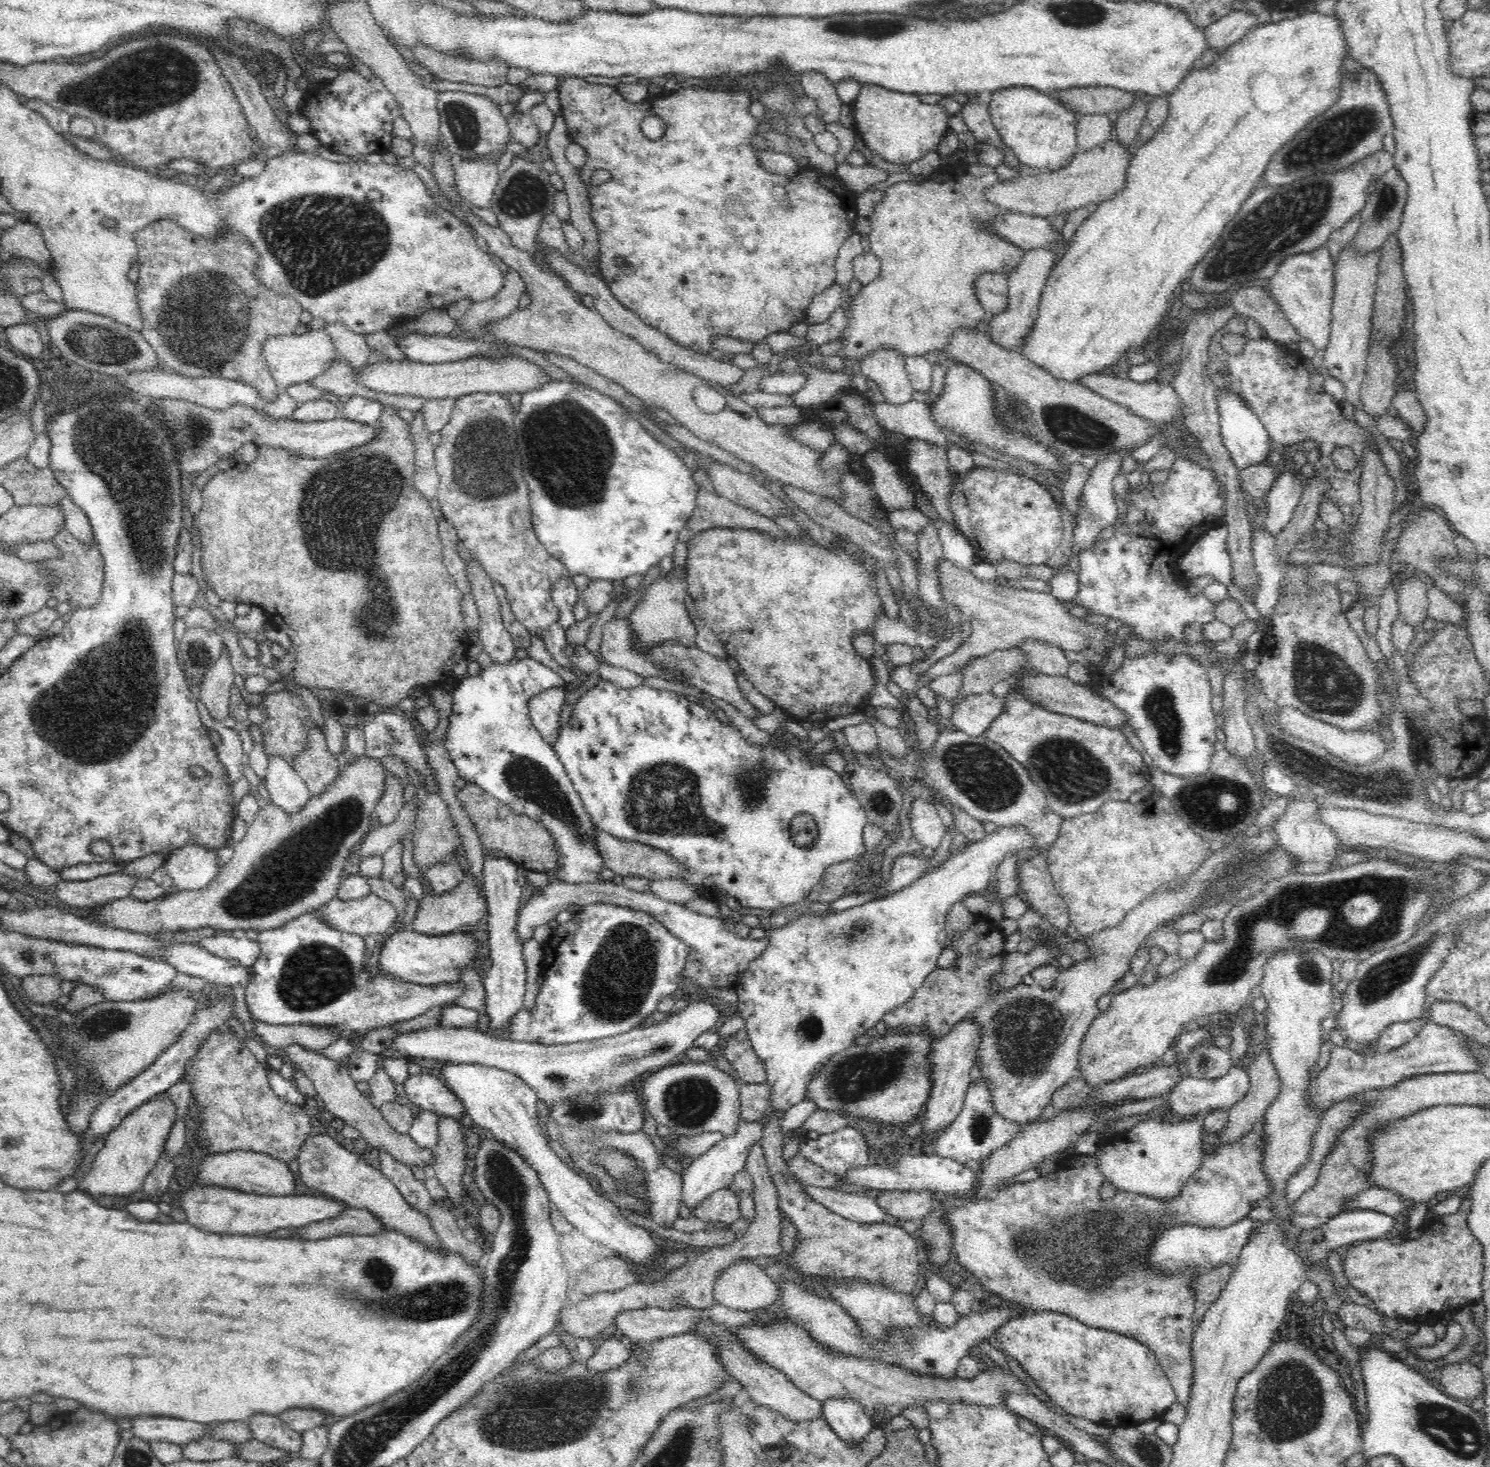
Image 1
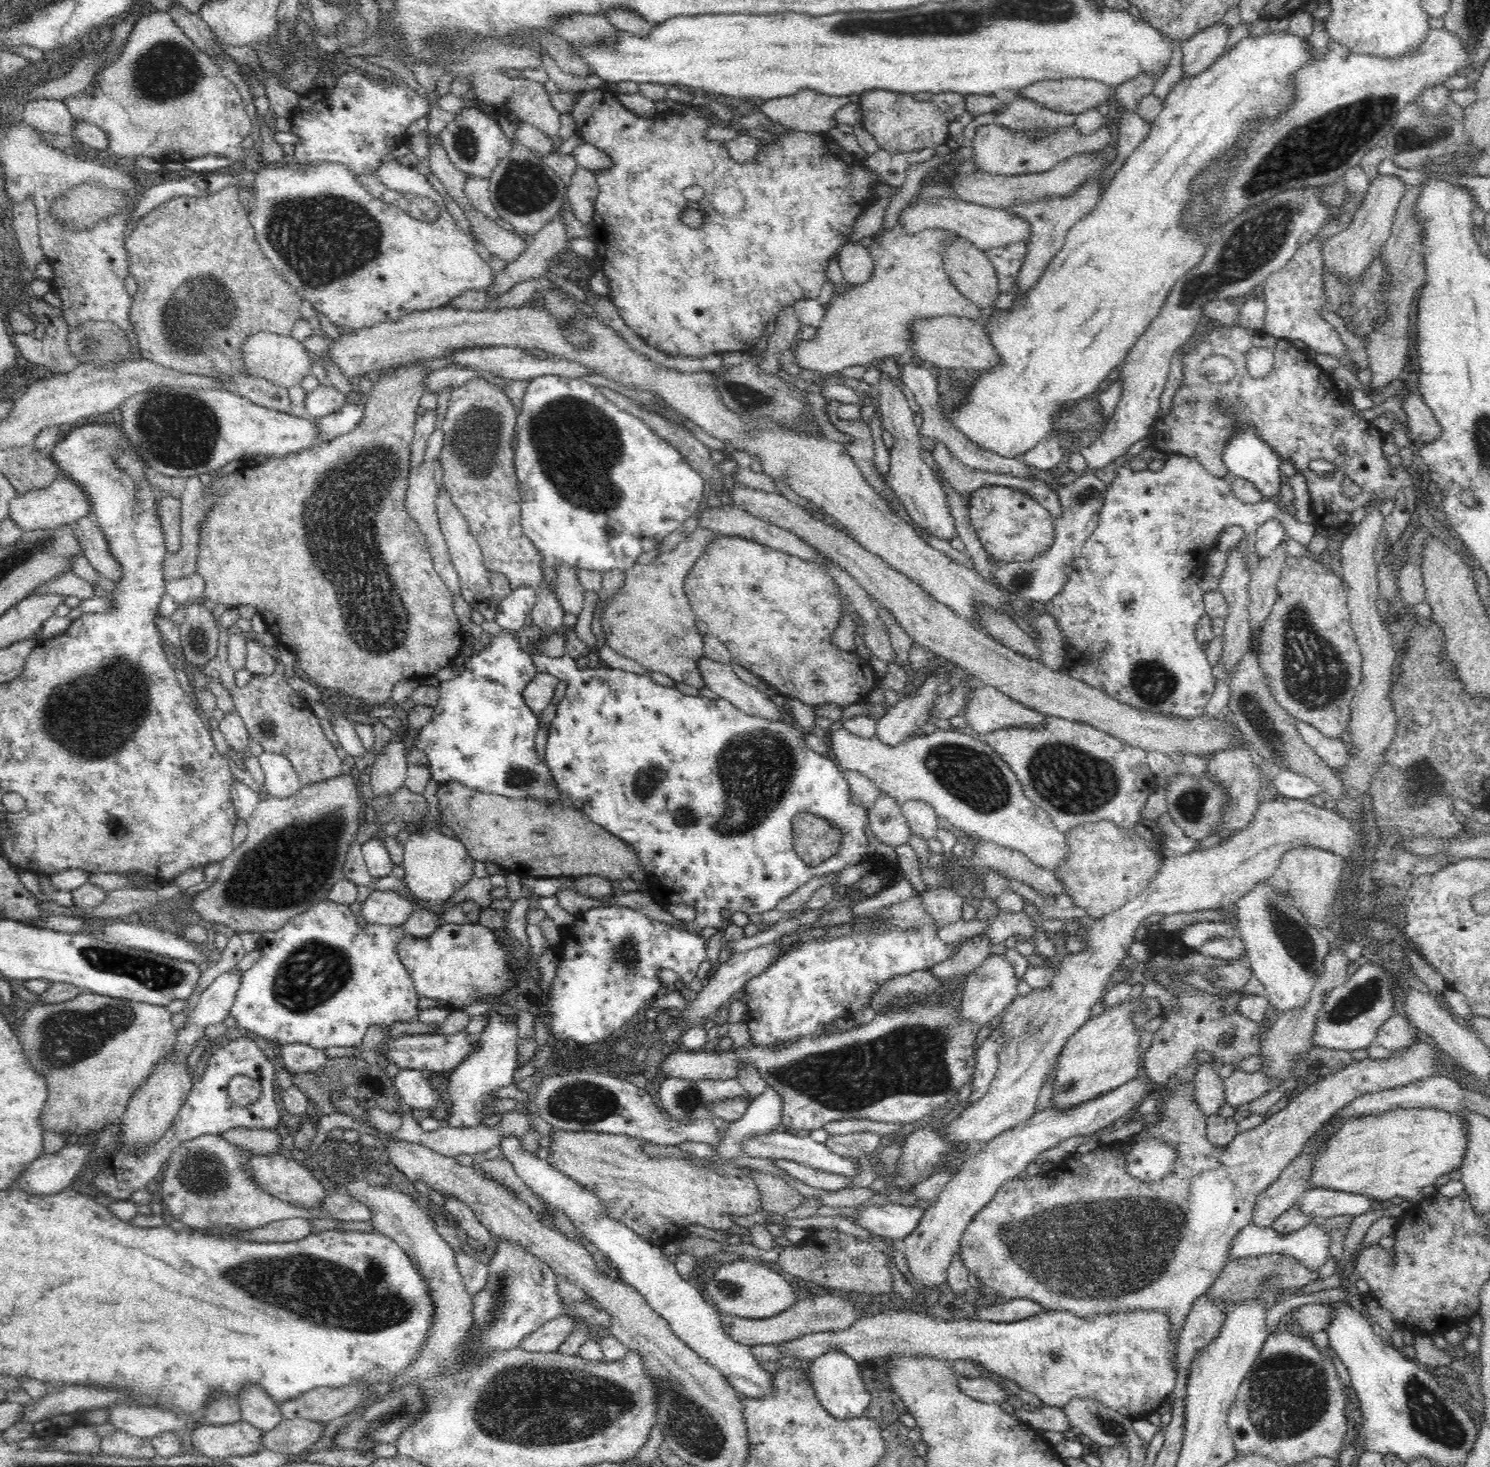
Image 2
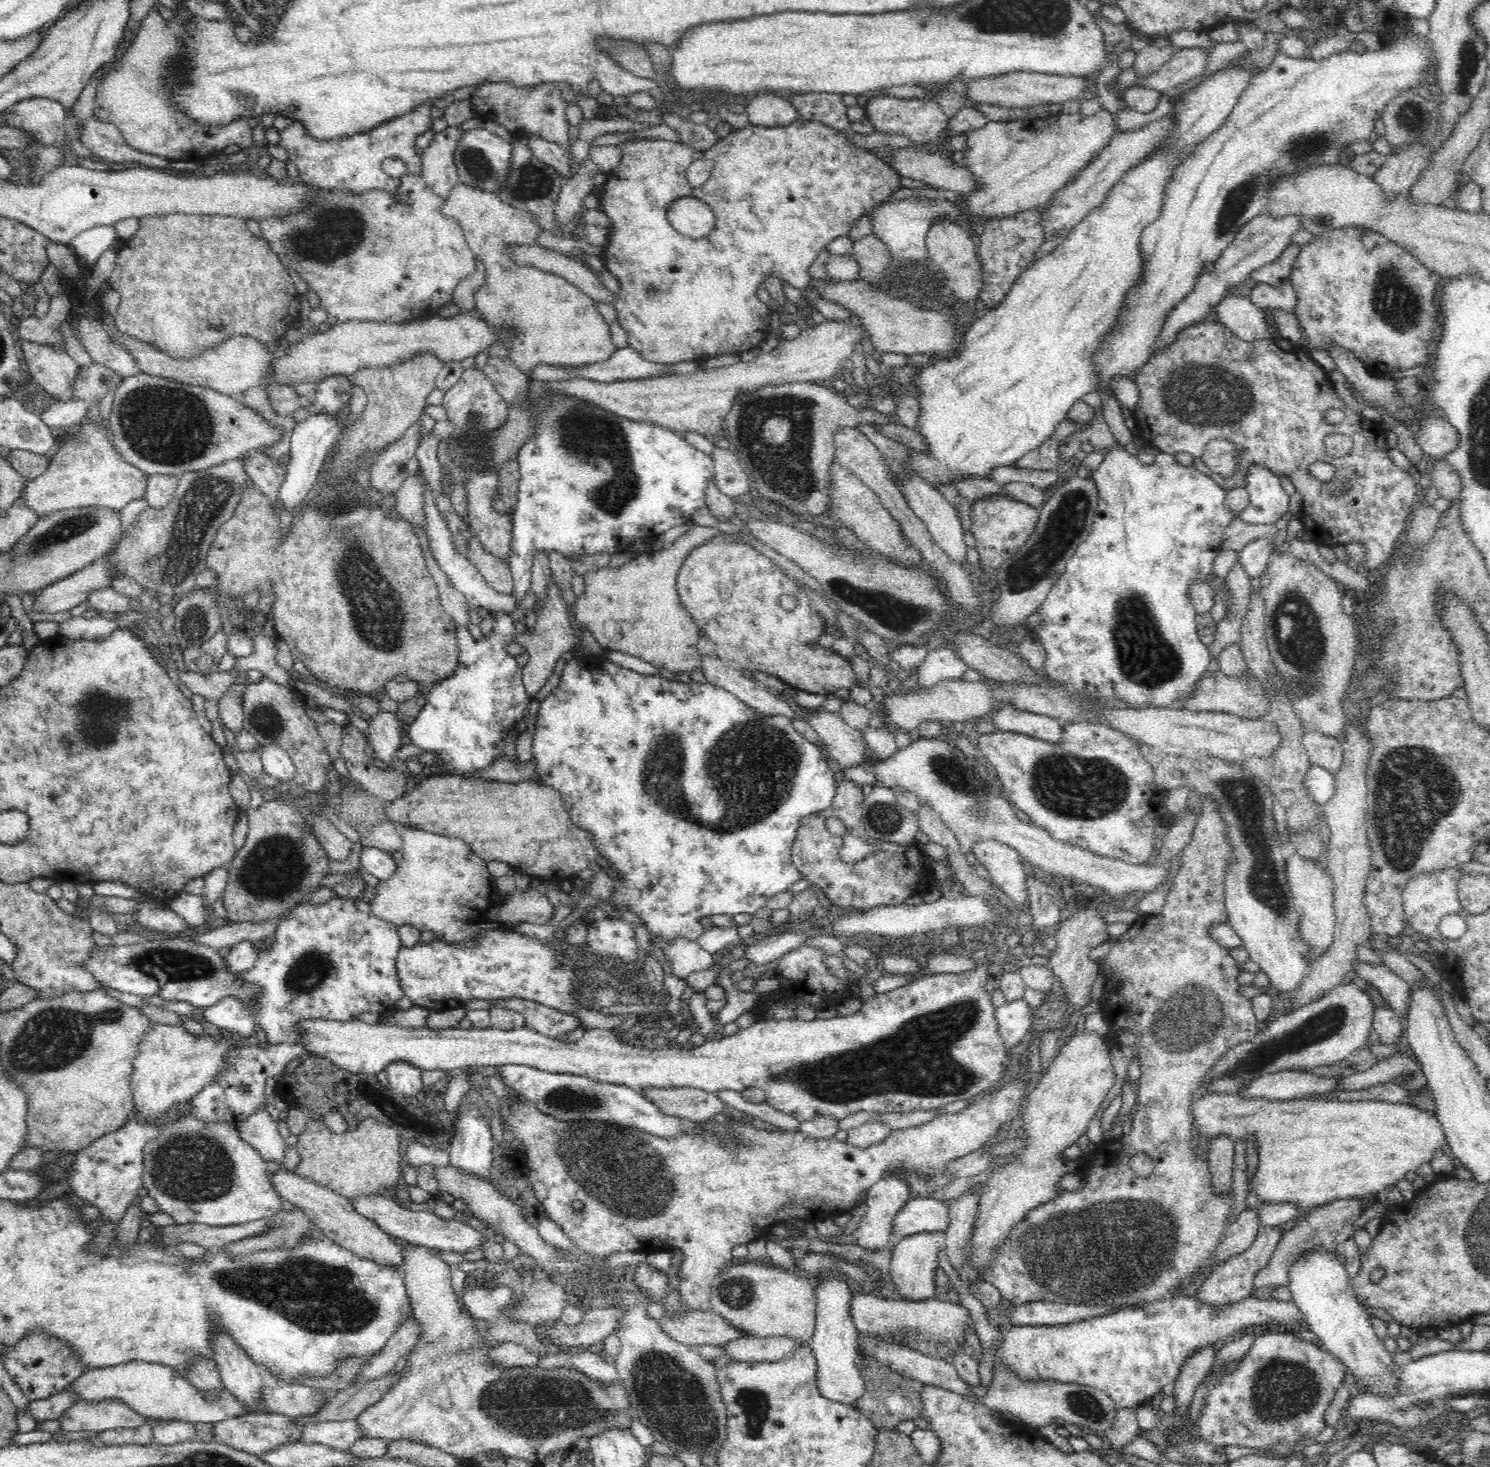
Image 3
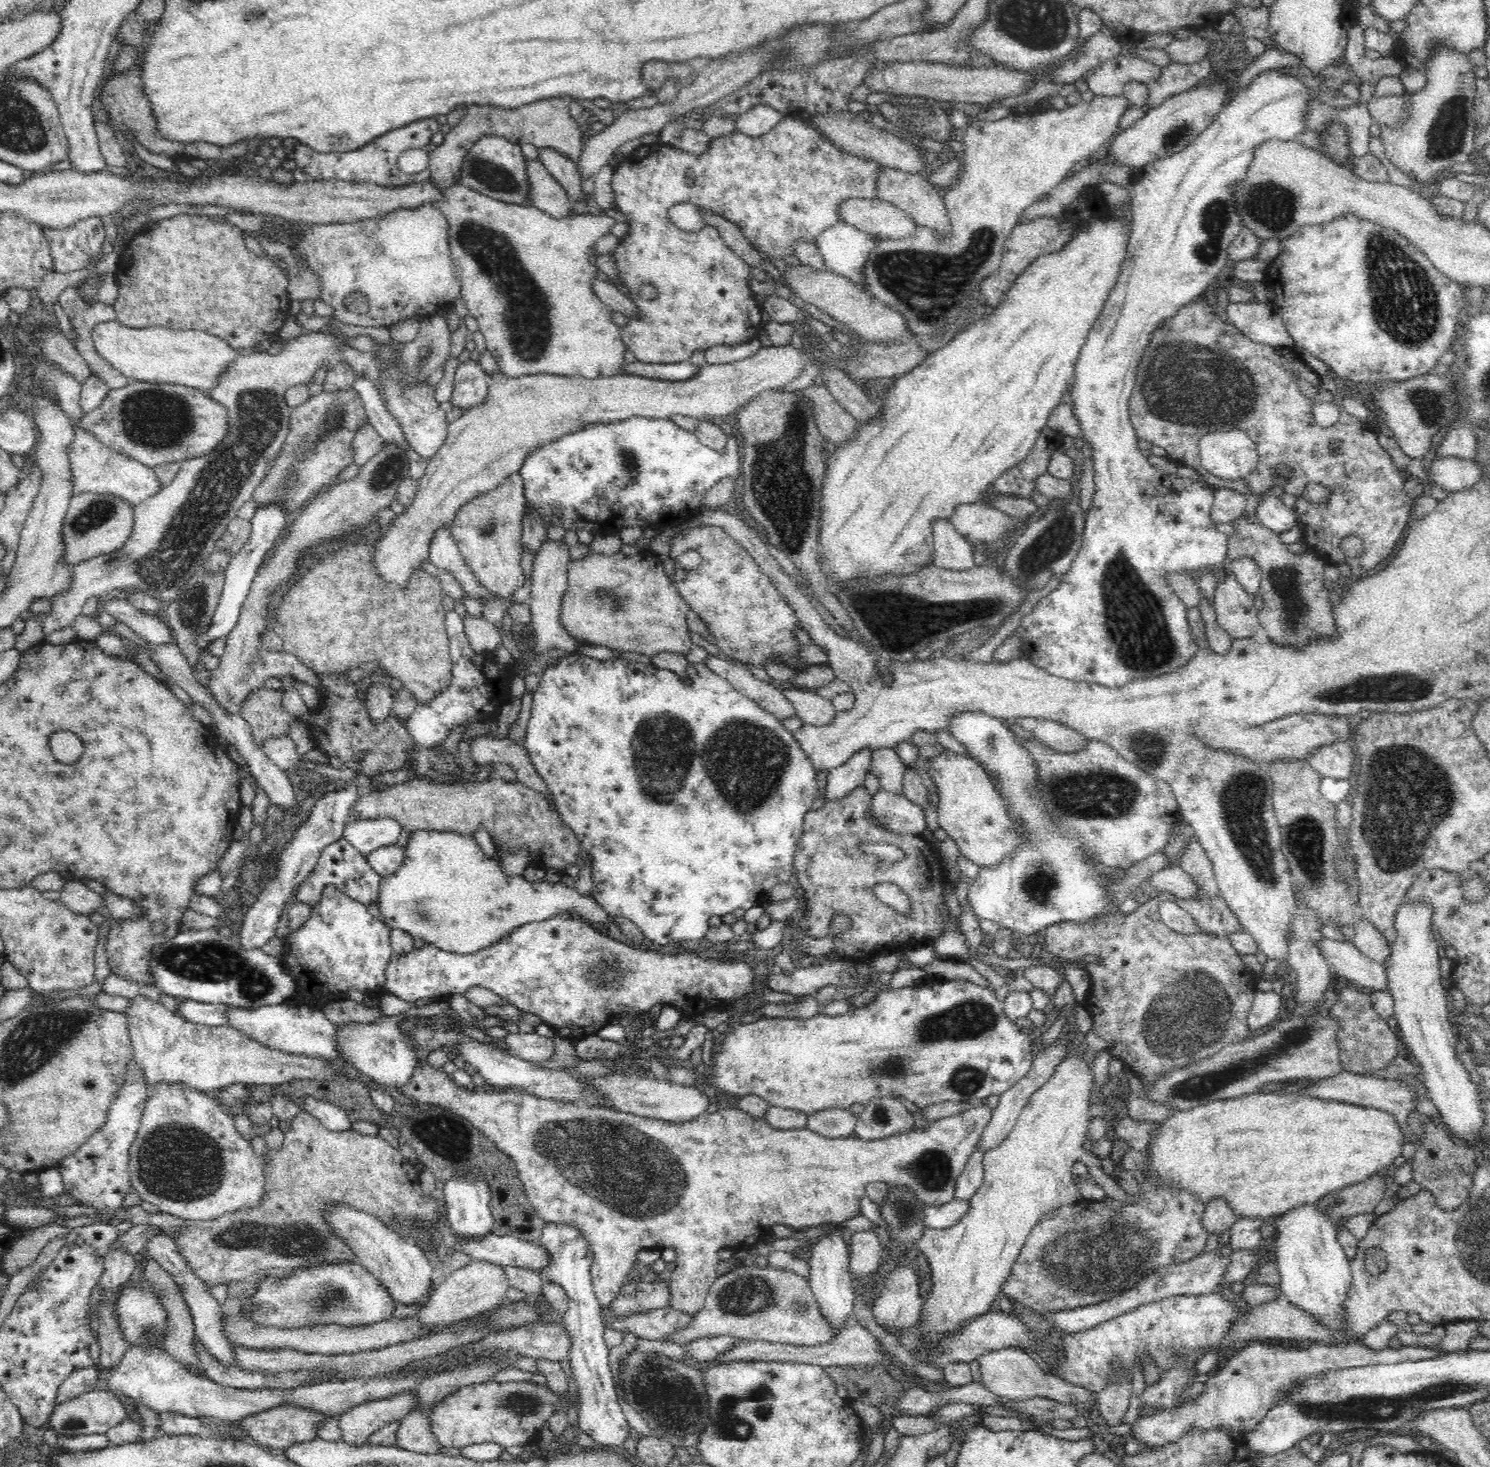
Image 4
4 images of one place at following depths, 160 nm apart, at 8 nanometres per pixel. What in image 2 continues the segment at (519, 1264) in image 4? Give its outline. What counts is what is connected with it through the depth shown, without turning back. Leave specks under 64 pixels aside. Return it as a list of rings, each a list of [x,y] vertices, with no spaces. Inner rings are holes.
[[[204,1134],[194,1138],[194,1140],[186,1140],[184,1144],[180,1144],[166,1160],[169,1164],[163,1172],[162,1200],[170,1209],[174,1218],[181,1220],[186,1227],[196,1229],[212,1229],[229,1226],[234,1232],[242,1230],[250,1230],[250,1228],[262,1228],[270,1222],[278,1222],[278,1220],[286,1220],[286,1218],[305,1218],[305,1219],[324,1219],[326,1220],[344,1220],[344,1222],[354,1222],[354,1220],[371,1220],[371,1210],[362,1204],[359,1200],[354,1200],[346,1192],[338,1191],[334,1196],[327,1196],[322,1204],[315,1209],[308,1209],[294,1206],[293,1204],[284,1202],[272,1196],[269,1192],[264,1192],[260,1188],[251,1174],[249,1174],[249,1166],[245,1164],[248,1152],[244,1149],[237,1148],[234,1144],[226,1141],[223,1136]]]

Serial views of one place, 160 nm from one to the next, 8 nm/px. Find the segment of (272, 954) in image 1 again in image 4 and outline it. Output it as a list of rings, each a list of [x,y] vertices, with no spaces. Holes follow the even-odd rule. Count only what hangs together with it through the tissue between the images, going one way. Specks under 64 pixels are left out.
[[[334,886],[326,887],[318,904],[314,905],[309,920],[292,931],[284,940],[281,962],[293,978],[299,994],[294,1004],[321,1008],[331,999],[346,996],[350,988],[364,994],[378,990],[386,993],[386,966],[393,955],[391,929],[374,918],[366,905],[352,900]],[[196,1000],[178,1001],[179,1012],[184,1020],[206,1026],[228,1026],[228,1017],[226,1017],[226,1004],[222,1003],[204,1003]],[[318,1005],[318,1007],[315,1007]]]

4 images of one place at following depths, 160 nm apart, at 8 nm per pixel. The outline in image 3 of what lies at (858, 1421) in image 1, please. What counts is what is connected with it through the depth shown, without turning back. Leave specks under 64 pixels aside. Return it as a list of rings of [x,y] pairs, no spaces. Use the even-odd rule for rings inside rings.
[[[837,1272],[827,1273],[827,1276],[820,1276],[822,1282],[817,1287],[815,1334],[812,1338],[812,1343],[810,1343],[814,1356],[816,1357],[817,1384],[822,1397],[841,1404],[853,1406],[853,1404],[867,1392],[864,1379],[862,1379],[862,1375],[860,1375],[860,1369],[858,1369],[858,1365],[856,1365],[856,1358],[858,1356],[856,1340],[858,1340],[859,1333],[854,1325],[854,1319],[852,1319],[852,1315],[850,1315],[849,1307],[850,1300],[852,1300],[852,1296],[855,1295],[854,1286],[851,1285],[851,1282],[847,1278],[840,1276]]]

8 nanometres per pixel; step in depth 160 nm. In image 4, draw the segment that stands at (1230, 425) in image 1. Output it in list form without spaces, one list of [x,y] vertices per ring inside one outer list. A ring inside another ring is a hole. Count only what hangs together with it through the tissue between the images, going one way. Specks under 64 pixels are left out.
[[[1265,496],[1255,512],[1261,523],[1277,534],[1294,528],[1299,522],[1295,509],[1283,504],[1282,498],[1278,496]]]

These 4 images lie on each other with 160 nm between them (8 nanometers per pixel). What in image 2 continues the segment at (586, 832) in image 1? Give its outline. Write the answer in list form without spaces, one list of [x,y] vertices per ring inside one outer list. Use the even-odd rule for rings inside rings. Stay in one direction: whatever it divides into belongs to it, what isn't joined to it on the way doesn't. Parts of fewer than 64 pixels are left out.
[[[518,586],[516,590],[512,590],[512,592],[502,600],[502,602],[496,604],[496,624],[503,628],[503,631],[500,635],[494,636],[493,641],[489,647],[484,647],[479,653],[473,654],[470,656],[465,664],[464,670],[461,672],[461,675],[454,677],[449,681],[442,681],[439,684],[438,689],[436,689],[439,698],[437,700],[437,705],[434,707],[433,714],[429,723],[427,723],[416,736],[415,746],[414,748],[418,748],[419,750],[426,753],[429,759],[429,766],[431,766],[431,778],[434,781],[446,784],[448,782],[458,782],[468,786],[470,789],[475,789],[480,792],[500,795],[500,796],[508,796],[510,799],[532,799],[534,801],[540,801],[540,803],[544,803],[544,805],[556,805],[561,798],[565,799],[564,795],[561,795],[561,791],[557,788],[555,784],[554,777],[550,773],[550,767],[548,767],[548,762],[545,759],[540,758],[538,756],[538,752],[536,751],[536,742],[534,741],[536,738],[536,732],[539,730],[538,726],[538,717],[534,716],[534,713],[528,708],[526,701],[523,697],[523,692],[526,686],[536,678],[537,670],[536,665],[534,665],[534,661],[532,661],[532,657],[530,652],[526,650],[521,650],[518,646],[520,641],[514,637],[513,634],[520,632],[522,628],[524,628],[524,618],[526,618],[526,614],[531,613],[535,604],[536,604],[536,591],[530,586]]]

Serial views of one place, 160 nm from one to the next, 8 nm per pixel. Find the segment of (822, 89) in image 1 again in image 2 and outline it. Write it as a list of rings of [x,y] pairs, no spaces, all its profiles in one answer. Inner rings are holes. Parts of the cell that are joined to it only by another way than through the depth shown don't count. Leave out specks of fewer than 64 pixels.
[[[802,88],[794,95],[767,100],[760,108],[780,129],[826,133],[834,126],[838,110],[850,102],[848,97],[830,97]]]

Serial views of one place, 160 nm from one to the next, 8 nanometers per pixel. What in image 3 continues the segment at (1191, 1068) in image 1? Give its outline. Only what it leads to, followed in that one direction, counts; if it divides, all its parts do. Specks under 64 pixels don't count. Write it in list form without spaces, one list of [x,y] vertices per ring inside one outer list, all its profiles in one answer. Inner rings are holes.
[[[1205,1093],[1201,1098],[1192,1103],[1192,1112],[1194,1115],[1194,1129],[1196,1129],[1196,1139],[1206,1143],[1206,1152],[1208,1152],[1209,1140],[1218,1135],[1226,1135],[1235,1142],[1238,1138],[1256,1137],[1256,1148],[1258,1150],[1259,1163],[1255,1177],[1248,1181],[1248,1188],[1252,1188],[1257,1194],[1258,1199],[1264,1204],[1268,1203],[1294,1203],[1300,1209],[1314,1209],[1318,1206],[1324,1206],[1332,1200],[1356,1198],[1360,1196],[1370,1196],[1382,1198],[1384,1193],[1391,1187],[1396,1187],[1400,1180],[1406,1178],[1408,1172],[1416,1172],[1422,1164],[1428,1164],[1434,1156],[1434,1152],[1440,1152],[1446,1148],[1446,1135],[1442,1129],[1442,1123],[1438,1120],[1437,1114],[1424,1111],[1424,1109],[1403,1103],[1390,1103],[1387,1101],[1324,1101],[1323,1099],[1311,1100],[1309,1098],[1292,1099],[1289,1101],[1264,1100],[1263,1098],[1242,1098],[1239,1094],[1228,1095],[1226,1093]]]

